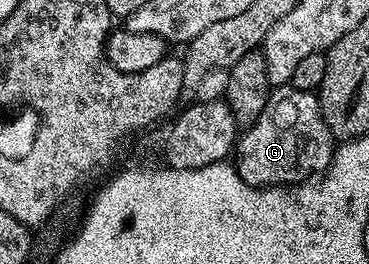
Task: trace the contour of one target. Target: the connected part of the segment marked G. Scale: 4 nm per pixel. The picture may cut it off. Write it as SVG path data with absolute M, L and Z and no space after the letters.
M278 86L270 92L260 118L237 137L236 167L240 178L247 180L251 188L290 186L299 179L302 168L311 168L314 174L325 172L335 147L336 141L324 122L317 95Z

